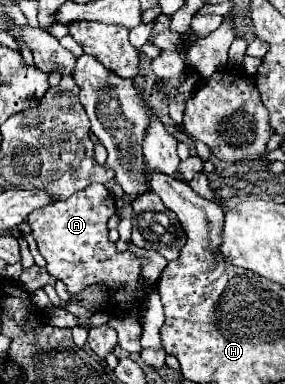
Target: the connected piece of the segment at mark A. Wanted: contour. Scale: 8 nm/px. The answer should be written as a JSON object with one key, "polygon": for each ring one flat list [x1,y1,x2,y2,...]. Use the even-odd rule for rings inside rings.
{"polygon":[[92,183,82,191,76,191,72,197,40,207,38,211,28,215,28,223,32,227,32,235,38,243,42,257,46,259,46,269,56,279,62,279,72,293,82,291,86,285,106,283,112,293,106,311,116,316,126,310,136,315,142,299,150,293,154,285,150,285,140,275,140,263,128,253,116,251,114,243,108,241,106,221,114,213,114,199,102,183]]}

